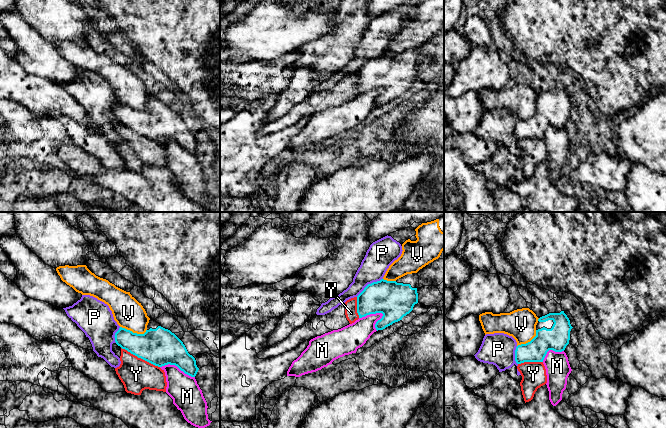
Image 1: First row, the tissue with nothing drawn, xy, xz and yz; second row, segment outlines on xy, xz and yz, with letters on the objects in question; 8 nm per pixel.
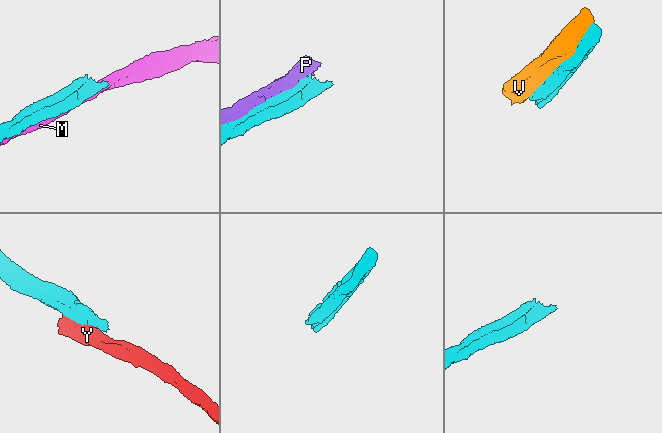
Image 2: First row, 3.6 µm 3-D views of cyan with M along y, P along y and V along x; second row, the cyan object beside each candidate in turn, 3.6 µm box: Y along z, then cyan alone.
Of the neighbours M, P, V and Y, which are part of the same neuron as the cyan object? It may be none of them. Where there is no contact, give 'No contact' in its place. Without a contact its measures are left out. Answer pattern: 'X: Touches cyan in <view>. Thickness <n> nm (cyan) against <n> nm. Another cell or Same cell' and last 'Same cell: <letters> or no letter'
M: Touches cyan in xz. Thickness 300 nm (cyan) against 200 nm. Another cell
P: Touches cyan in xz. Thickness 300 nm (cyan) against 220 nm. Another cell
V: Touches cyan in xy. Thickness 300 nm (cyan) against 240 nm. Another cell
Y: Touches cyan in xy. Thickness 300 nm (cyan) against 260 nm. Another cell
Same cell: no letter

